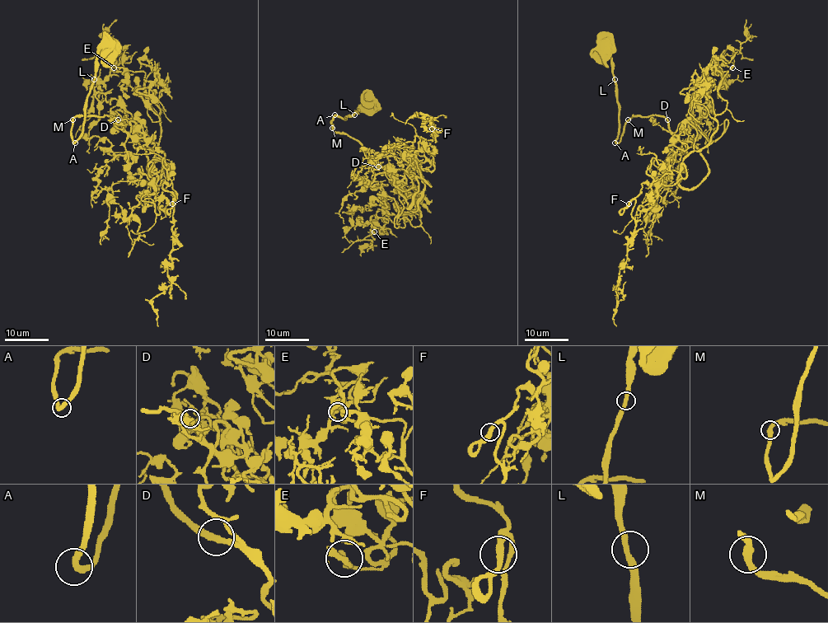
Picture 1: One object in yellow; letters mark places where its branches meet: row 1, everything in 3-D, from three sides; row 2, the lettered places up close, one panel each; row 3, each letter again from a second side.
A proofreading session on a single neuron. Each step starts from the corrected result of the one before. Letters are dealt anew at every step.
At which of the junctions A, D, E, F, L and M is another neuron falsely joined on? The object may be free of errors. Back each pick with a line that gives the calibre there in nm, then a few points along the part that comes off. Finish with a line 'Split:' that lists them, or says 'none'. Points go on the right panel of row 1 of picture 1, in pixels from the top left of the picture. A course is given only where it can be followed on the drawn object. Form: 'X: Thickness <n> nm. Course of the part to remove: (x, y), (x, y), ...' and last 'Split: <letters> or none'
Split: none

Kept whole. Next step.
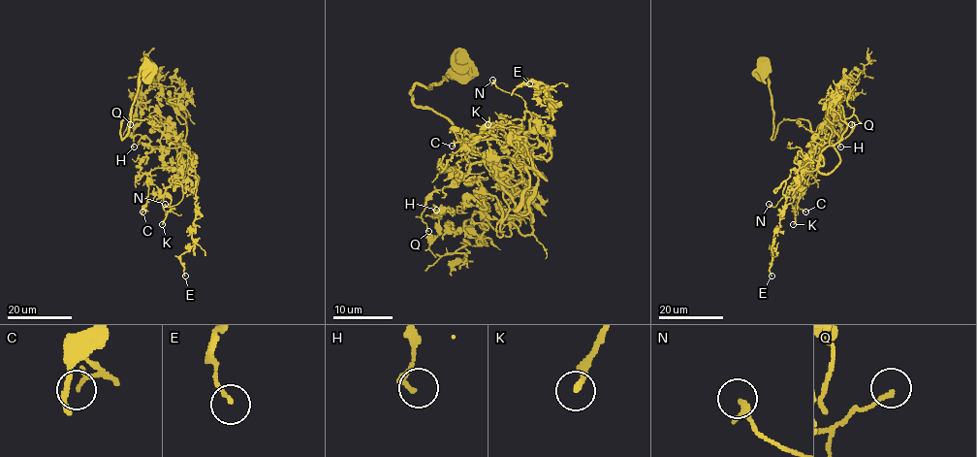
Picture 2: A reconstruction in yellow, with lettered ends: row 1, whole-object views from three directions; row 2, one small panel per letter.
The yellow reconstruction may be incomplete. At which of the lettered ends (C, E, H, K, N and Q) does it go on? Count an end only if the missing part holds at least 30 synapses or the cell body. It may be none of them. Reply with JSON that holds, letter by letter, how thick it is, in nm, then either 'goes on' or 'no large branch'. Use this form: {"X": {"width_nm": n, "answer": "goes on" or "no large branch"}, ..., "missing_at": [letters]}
{"C": {"width_nm": 100, "answer": "no large branch"}, "E": {"width_nm": 120, "answer": "no large branch"}, "H": {"width_nm": 190, "answer": "no large branch"}, "K": {"width_nm": 190, "answer": "no large branch"}, "N": {"width_nm": 240, "answer": "no large branch"}, "Q": {"width_nm": 130, "answer": "no large branch"}, "missing_at": []}

